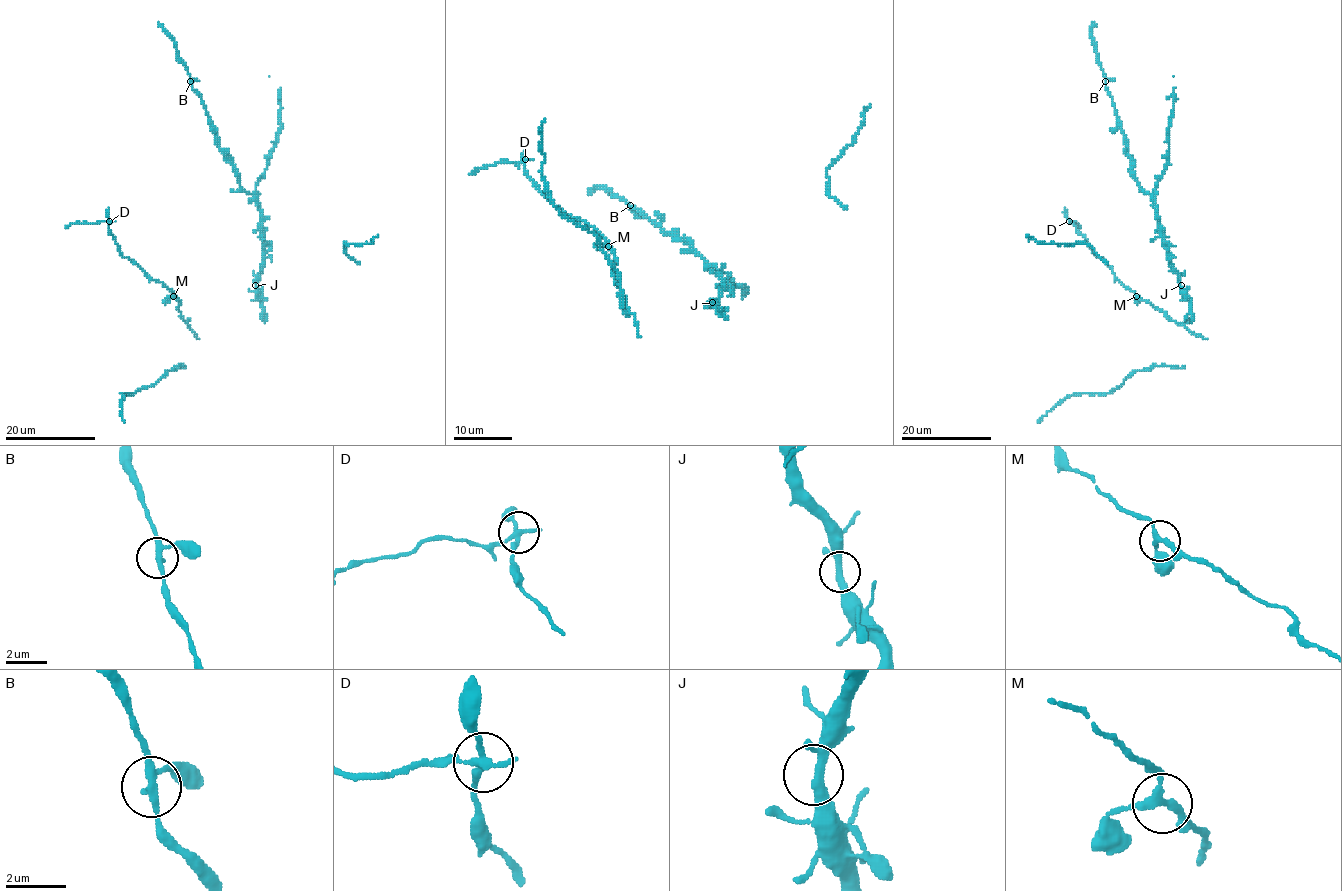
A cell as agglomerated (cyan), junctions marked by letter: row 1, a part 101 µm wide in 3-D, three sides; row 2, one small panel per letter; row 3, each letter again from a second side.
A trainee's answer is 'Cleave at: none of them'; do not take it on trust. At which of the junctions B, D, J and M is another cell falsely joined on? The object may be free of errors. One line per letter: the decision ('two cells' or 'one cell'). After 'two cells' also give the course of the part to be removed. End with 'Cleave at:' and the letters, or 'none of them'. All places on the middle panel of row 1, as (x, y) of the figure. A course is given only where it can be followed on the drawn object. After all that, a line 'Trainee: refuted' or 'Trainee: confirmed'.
B: one cell
D: two cells | (525, 159), (516, 163), (502, 160), (477, 167), (470, 175)
J: one cell
M: one cell
Cleave at: D
Trainee: refuted

